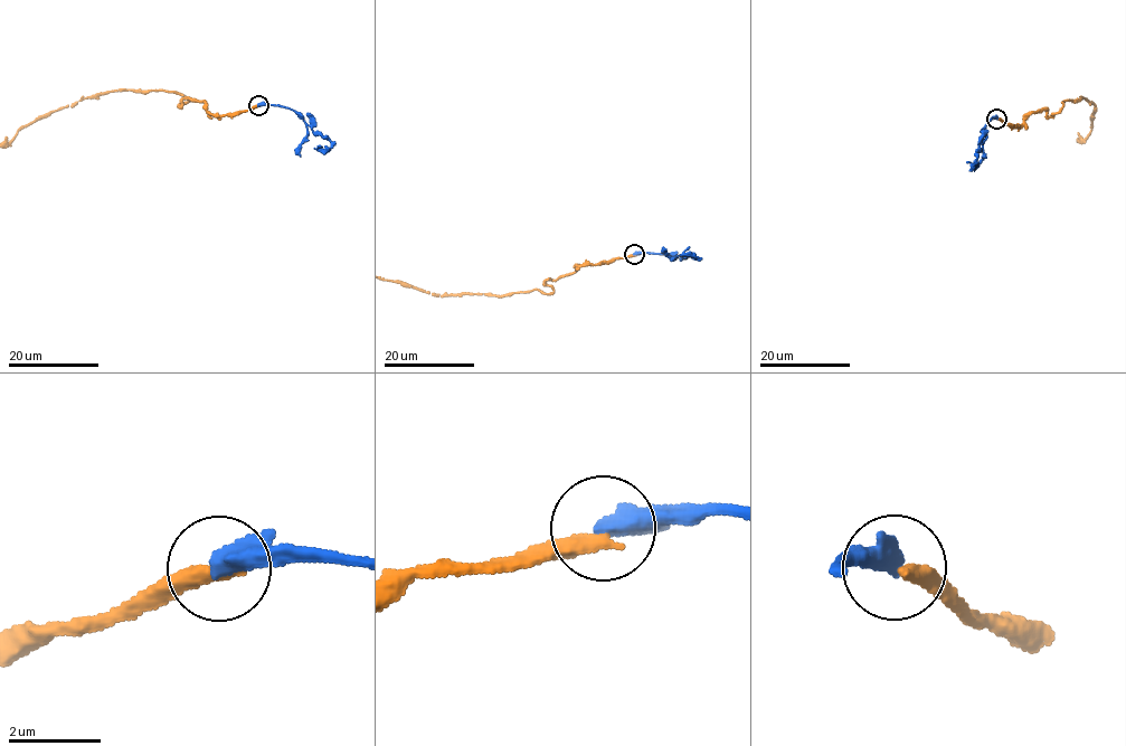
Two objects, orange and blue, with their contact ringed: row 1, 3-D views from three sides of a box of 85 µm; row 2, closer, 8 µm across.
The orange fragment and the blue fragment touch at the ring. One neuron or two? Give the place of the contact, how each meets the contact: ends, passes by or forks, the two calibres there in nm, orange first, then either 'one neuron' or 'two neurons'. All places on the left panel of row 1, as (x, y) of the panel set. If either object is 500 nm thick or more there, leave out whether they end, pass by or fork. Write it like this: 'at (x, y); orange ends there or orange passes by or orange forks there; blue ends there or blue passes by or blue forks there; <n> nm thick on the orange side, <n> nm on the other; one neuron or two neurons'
at (258, 105); 360 nm thick on the orange side, 500 nm on the other; two neurons

